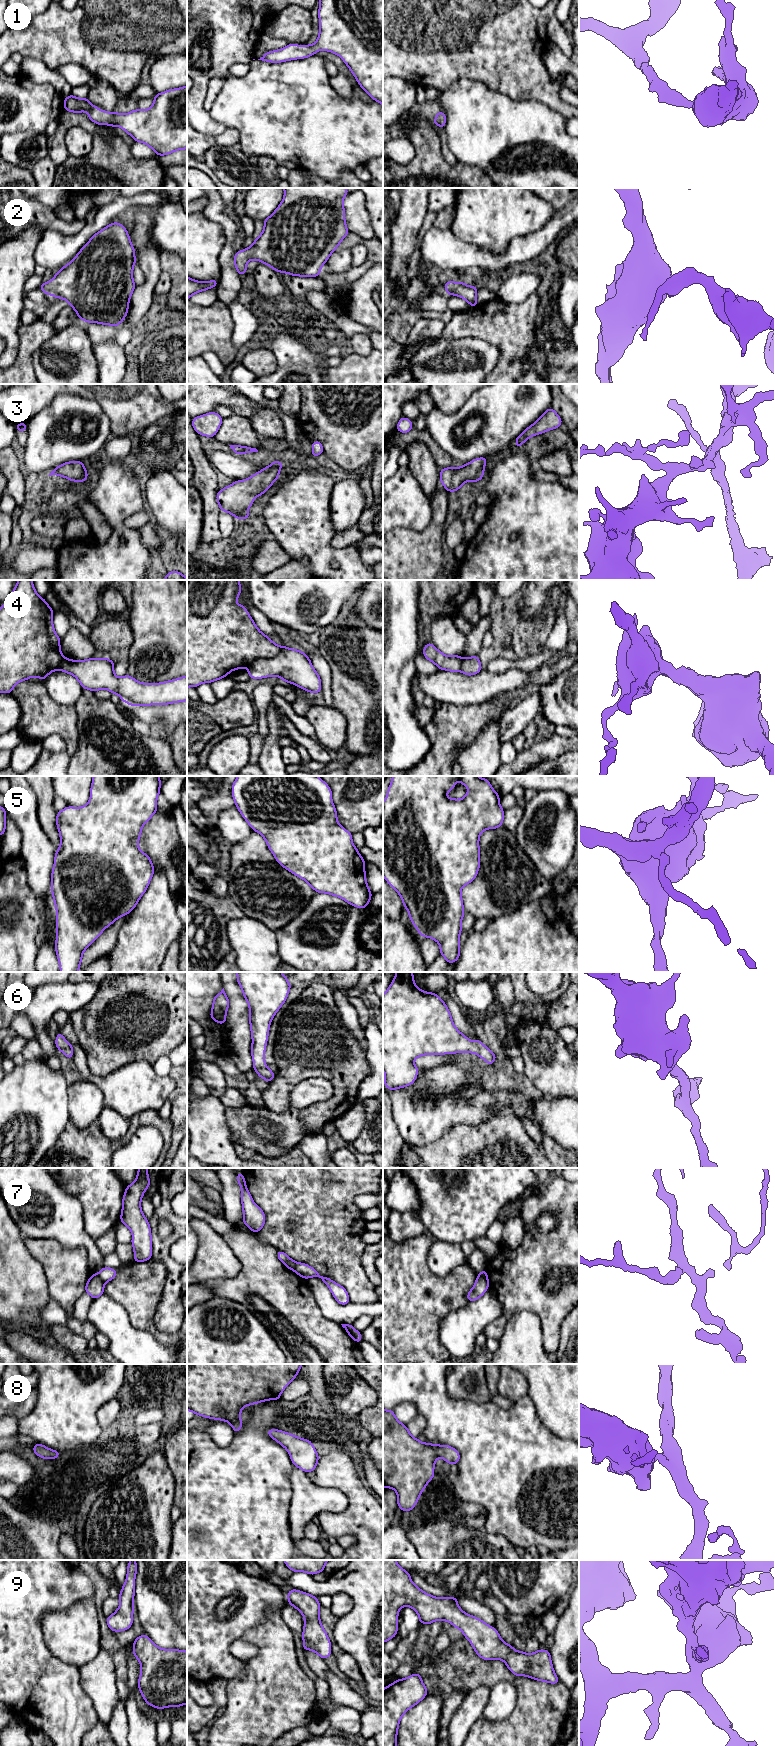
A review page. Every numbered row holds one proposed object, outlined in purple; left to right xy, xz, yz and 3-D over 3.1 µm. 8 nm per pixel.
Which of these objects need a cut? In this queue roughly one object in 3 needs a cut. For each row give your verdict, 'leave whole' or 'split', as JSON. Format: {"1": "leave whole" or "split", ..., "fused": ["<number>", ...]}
{"1": "leave whole", "2": "leave whole", "3": "leave whole", "4": "split", "5": "leave whole", "6": "leave whole", "7": "split", "8": "leave whole", "9": "leave whole", "fused": ["4", "7"]}

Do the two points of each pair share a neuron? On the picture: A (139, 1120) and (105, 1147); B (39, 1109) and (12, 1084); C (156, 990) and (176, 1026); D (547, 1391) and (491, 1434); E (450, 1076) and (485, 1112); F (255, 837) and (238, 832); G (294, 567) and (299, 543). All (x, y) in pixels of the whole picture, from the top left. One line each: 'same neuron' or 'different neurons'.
A: same neuron
B: same neuron
C: same neuron
D: different neurons
E: same neuron
F: different neurons
G: different neurons

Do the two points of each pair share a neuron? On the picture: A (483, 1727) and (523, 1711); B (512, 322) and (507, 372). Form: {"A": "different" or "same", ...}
{"A": "same", "B": "same"}

